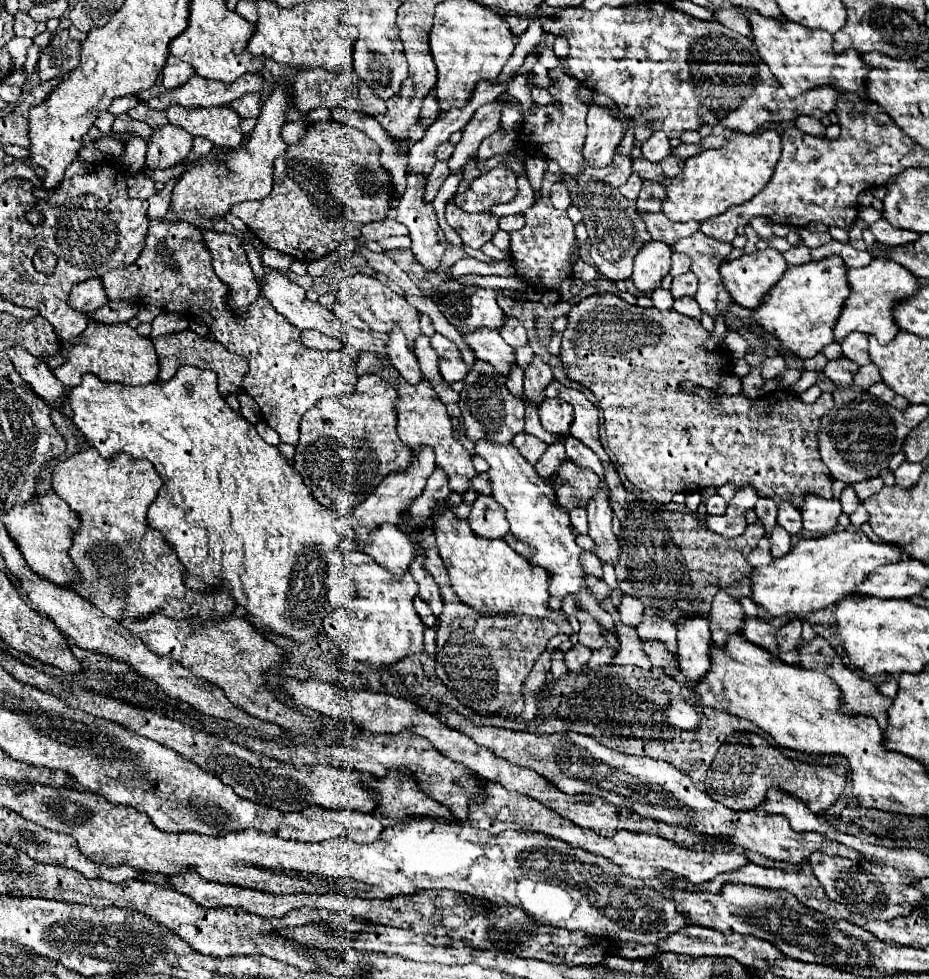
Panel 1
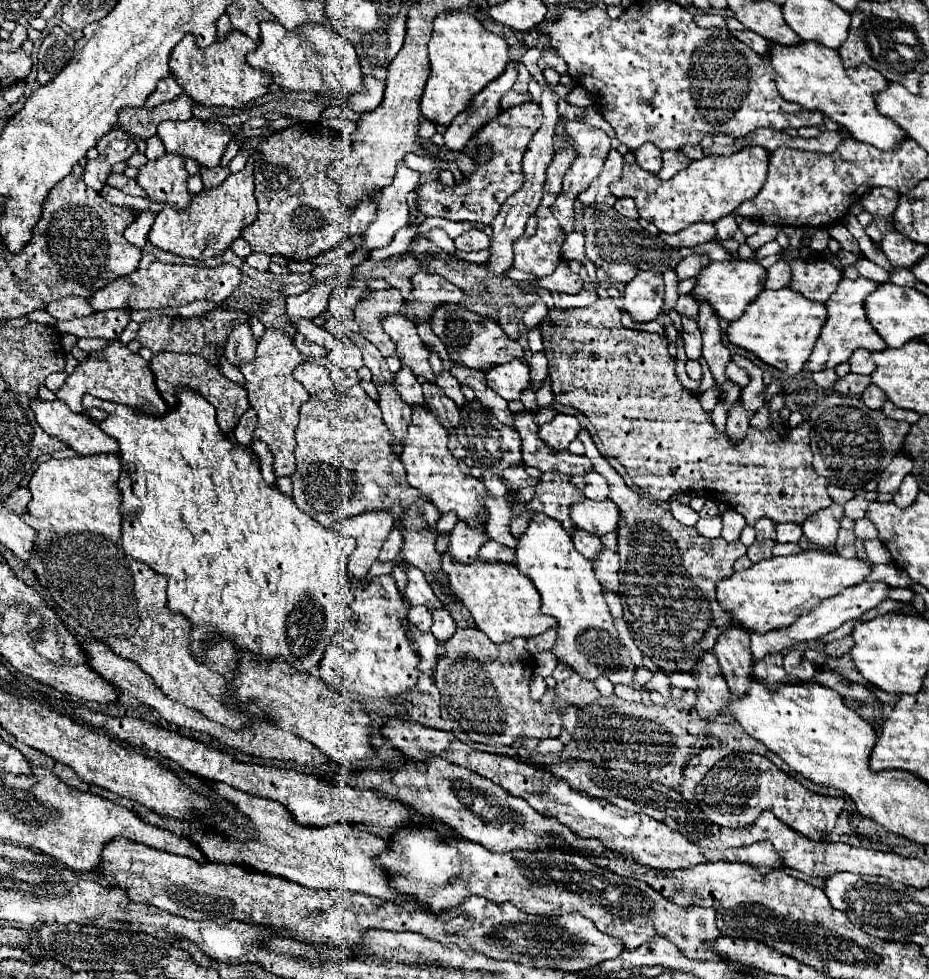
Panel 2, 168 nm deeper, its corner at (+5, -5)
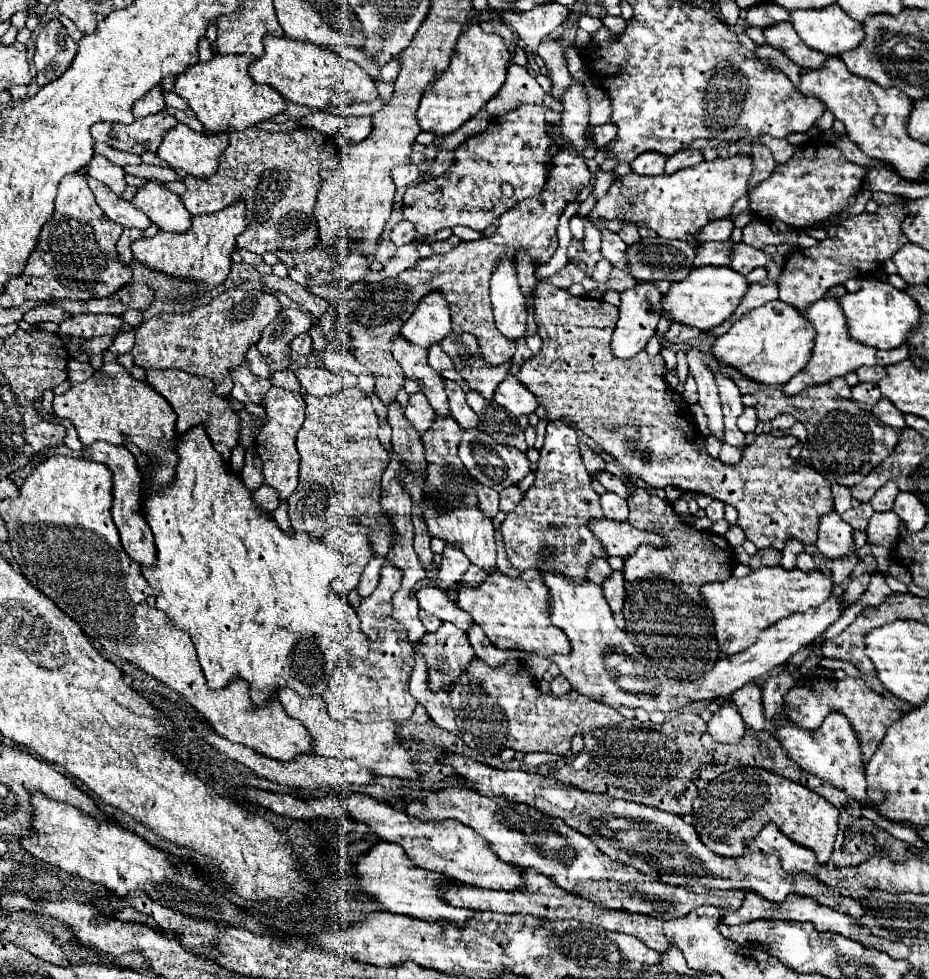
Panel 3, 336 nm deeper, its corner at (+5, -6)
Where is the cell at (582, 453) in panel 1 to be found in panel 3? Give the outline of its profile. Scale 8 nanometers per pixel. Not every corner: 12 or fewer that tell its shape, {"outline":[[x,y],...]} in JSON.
{"outline":[[613,492],[601,494],[605,518],[627,522],[627,502]]}

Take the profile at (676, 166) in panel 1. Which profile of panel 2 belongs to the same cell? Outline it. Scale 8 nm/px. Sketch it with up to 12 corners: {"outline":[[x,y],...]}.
{"outline":[[681,151],[663,153],[659,179],[671,179],[687,165]]}

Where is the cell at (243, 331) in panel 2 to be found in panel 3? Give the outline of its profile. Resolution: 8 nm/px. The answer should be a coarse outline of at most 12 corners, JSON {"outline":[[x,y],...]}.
{"outline":[[247,362],[231,372],[231,396],[243,404],[263,404],[271,382],[249,372]]}

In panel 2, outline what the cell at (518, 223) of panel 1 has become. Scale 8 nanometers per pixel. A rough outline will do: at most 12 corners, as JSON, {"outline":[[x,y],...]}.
{"outline":[[471,229],[455,239],[457,251],[487,249],[489,235]]}

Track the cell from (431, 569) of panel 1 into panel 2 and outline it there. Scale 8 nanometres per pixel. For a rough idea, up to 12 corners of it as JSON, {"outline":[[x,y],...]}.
{"outline":[[359,385],[301,407],[297,507],[329,529],[401,503],[403,559],[437,579],[439,511]]}

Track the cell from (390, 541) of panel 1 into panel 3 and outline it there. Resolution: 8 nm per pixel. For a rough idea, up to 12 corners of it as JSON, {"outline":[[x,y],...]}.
{"outline":[[421,588],[419,606],[463,632],[473,626],[471,616],[439,588]]}

